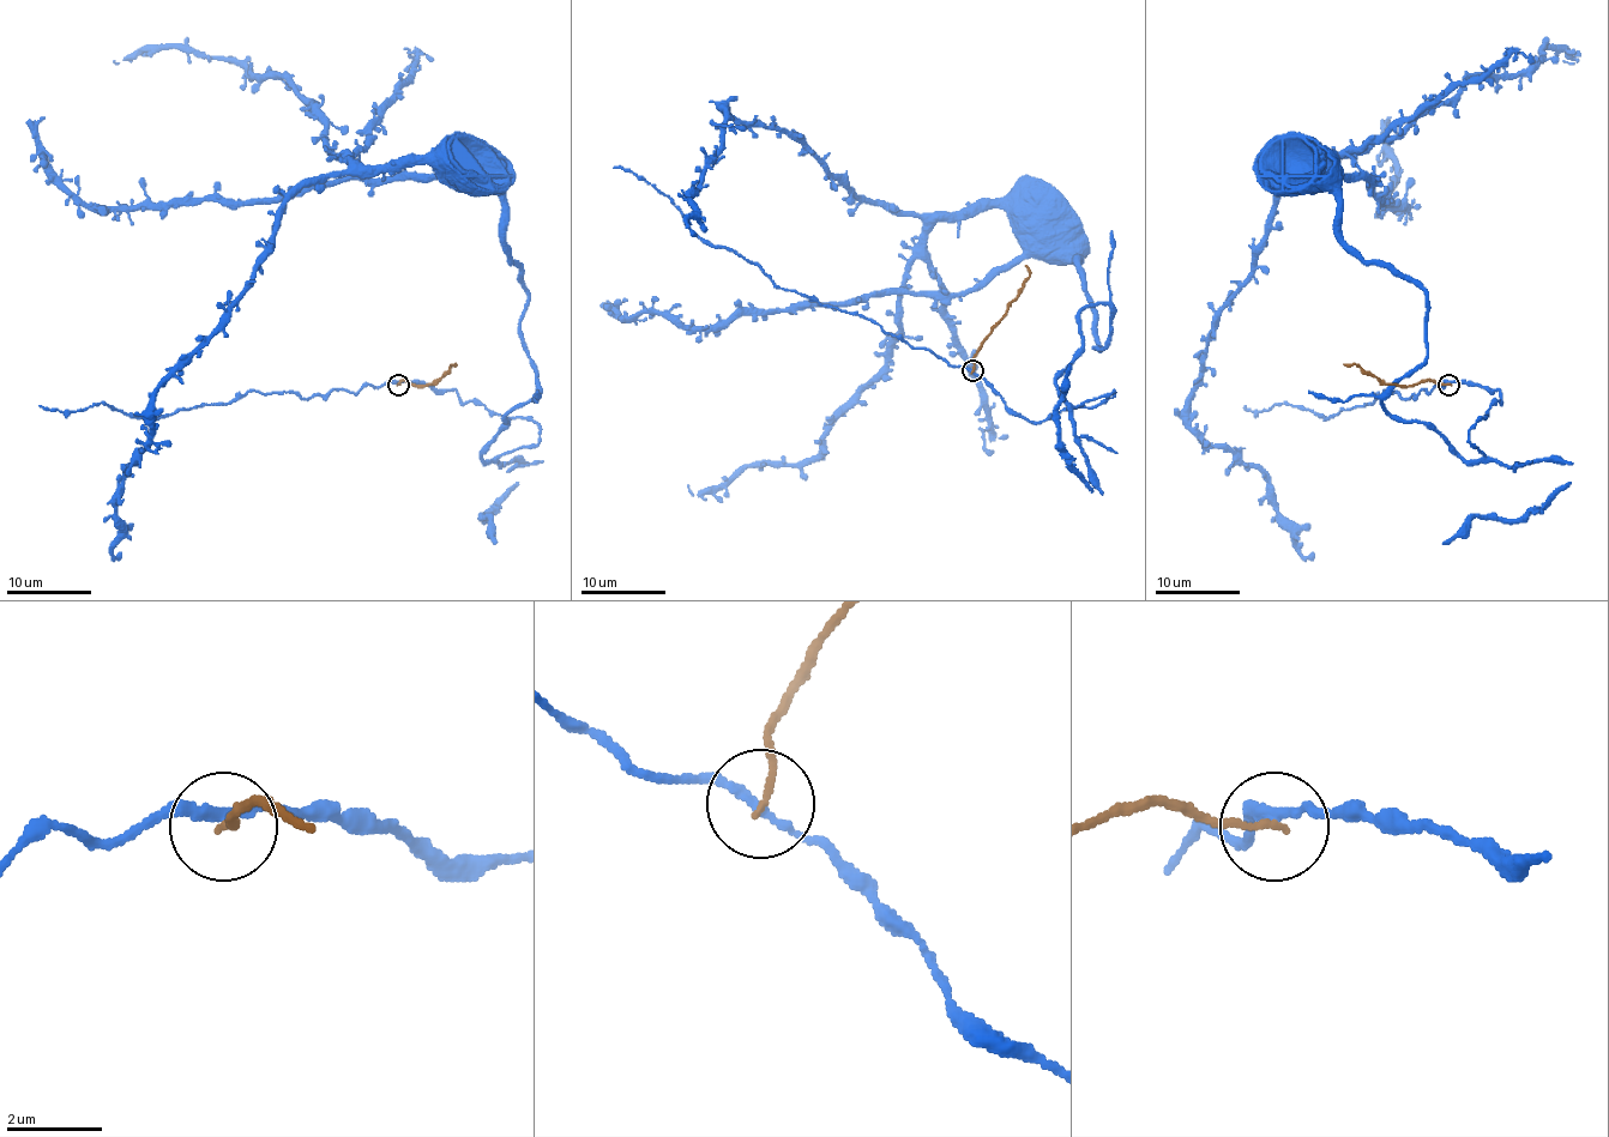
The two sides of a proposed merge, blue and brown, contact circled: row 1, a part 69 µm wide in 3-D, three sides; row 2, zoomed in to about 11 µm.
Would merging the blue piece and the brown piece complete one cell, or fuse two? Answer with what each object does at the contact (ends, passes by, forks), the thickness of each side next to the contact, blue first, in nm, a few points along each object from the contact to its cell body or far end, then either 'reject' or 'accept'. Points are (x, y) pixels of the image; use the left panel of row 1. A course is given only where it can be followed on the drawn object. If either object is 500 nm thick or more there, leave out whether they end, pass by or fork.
blue passes by | brown ends | 180/130 nm | blue via (397, 383), (540, 441), (482, 458), (528, 295), (427, 162), (284, 205), (120, 551) | brown via (397, 383), (405, 380), (414, 386), (433, 383), (455, 364), (451, 364) | reject

